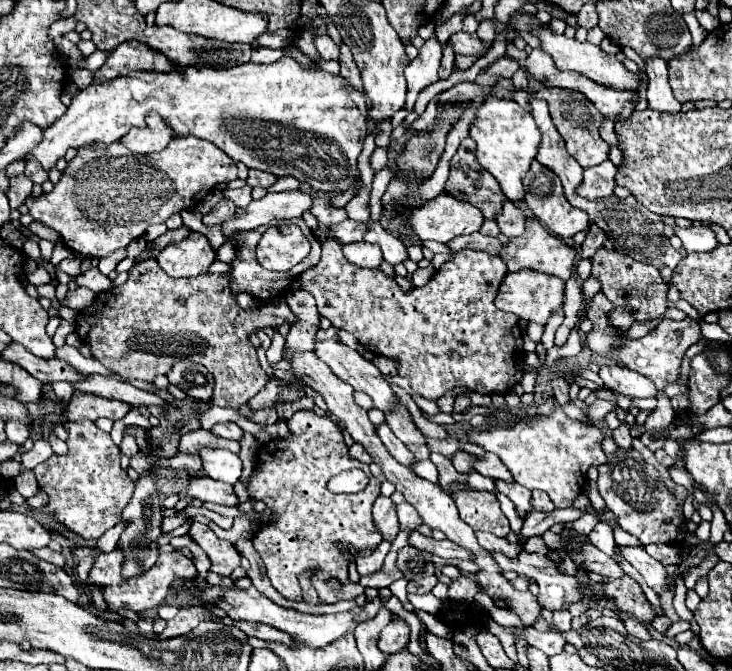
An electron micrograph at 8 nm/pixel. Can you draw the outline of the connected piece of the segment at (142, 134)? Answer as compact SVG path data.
M150 112L150 116L146 116L146 128L130 128L120 142L134 154L150 154L164 150L170 140L172 128L158 116L158 112Z

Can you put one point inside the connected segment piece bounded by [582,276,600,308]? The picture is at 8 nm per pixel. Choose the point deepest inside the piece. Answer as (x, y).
(591, 287)

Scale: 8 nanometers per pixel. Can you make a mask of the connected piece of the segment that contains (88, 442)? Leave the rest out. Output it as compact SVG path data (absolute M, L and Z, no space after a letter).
M92 420L64 422L64 428L68 432L68 440L66 440L68 452L64 456L54 454L34 468L38 486L48 496L48 502L44 504L44 508L56 522L60 522L68 530L80 534L84 540L98 540L108 528L112 528L120 522L122 508L130 500L134 484L128 478L126 470L122 470L122 466L120 466L120 448L112 442L110 434L102 432Z

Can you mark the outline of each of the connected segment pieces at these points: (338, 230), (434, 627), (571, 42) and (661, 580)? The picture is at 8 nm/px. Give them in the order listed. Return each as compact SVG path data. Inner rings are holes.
M344 220L342 224L336 224L334 228L330 228L332 238L336 238L342 244L350 244L350 242L360 242L366 228L360 222L352 222L352 220Z
M415 611L415 614L419 618L419 620L428 628L428 630L434 635L446 638L447 640L451 640L454 635L451 631L447 629L447 627L439 621L437 618L435 619L434 615L431 615L425 611Z
M516 14L512 28L516 28L516 30L528 30L534 36L538 36L540 42L542 42L540 48L552 56L552 60L556 62L556 68L558 70L578 72L578 74L594 80L596 84L602 84L602 86L608 86L608 88L614 88L614 90L630 90L630 92L636 92L638 90L640 74L638 72L636 74L634 72L628 72L624 68L624 64L616 56L610 56L610 54L602 52L598 46L594 46L590 42L578 42L576 38L558 36L558 34L554 34L550 30L550 26L542 26L536 16L520 16L520 14Z
M620 546L618 550L644 576L646 584L654 592L662 592L664 590L664 586L668 584L664 566L658 560L654 560L642 546Z

